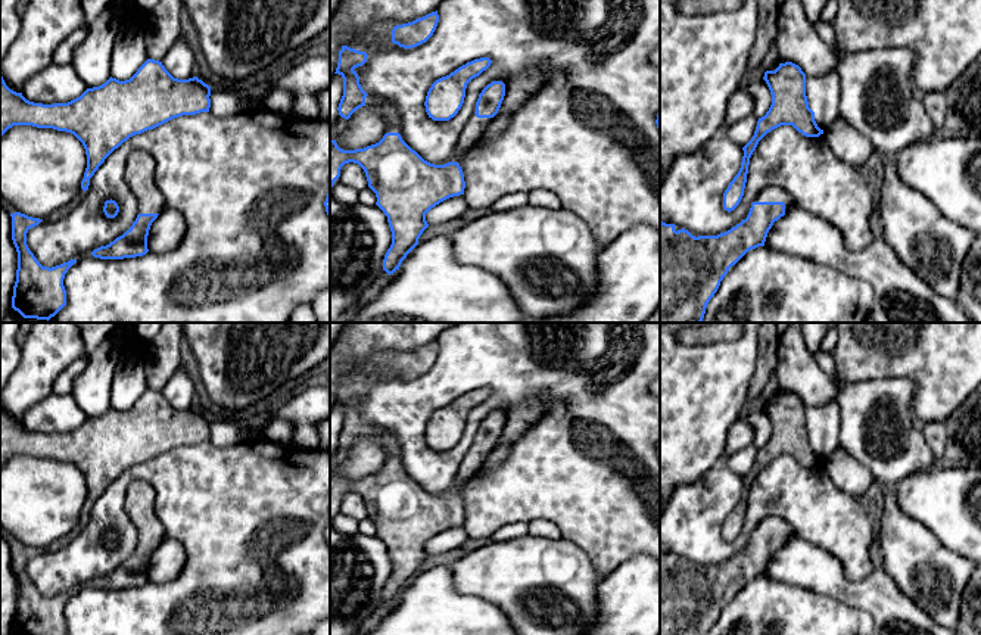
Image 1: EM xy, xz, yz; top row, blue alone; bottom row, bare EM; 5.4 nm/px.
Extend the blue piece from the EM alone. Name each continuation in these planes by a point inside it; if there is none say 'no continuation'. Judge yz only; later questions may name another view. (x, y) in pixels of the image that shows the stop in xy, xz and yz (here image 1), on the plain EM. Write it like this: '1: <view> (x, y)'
1: yz (772, 523)

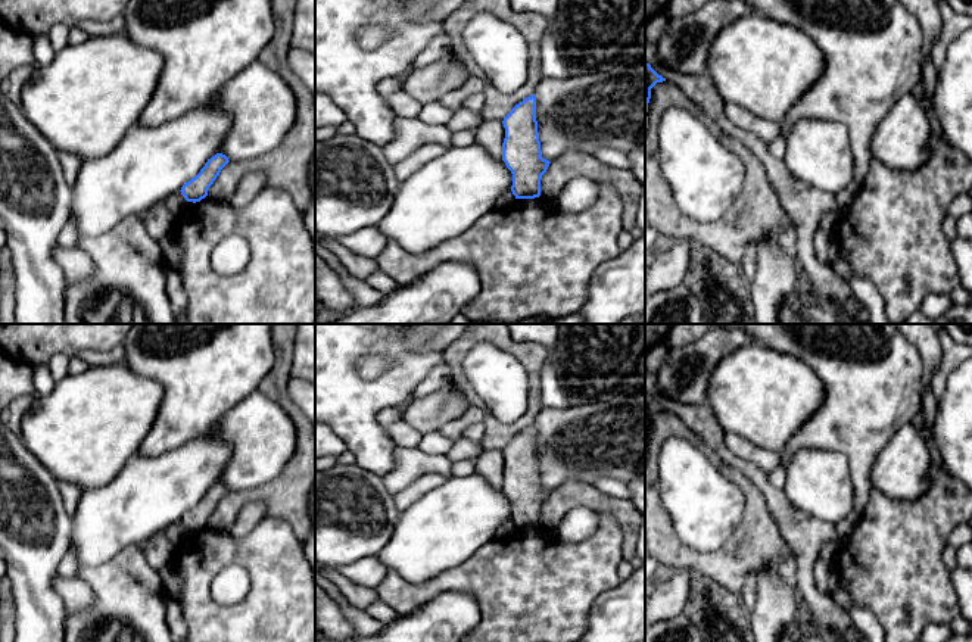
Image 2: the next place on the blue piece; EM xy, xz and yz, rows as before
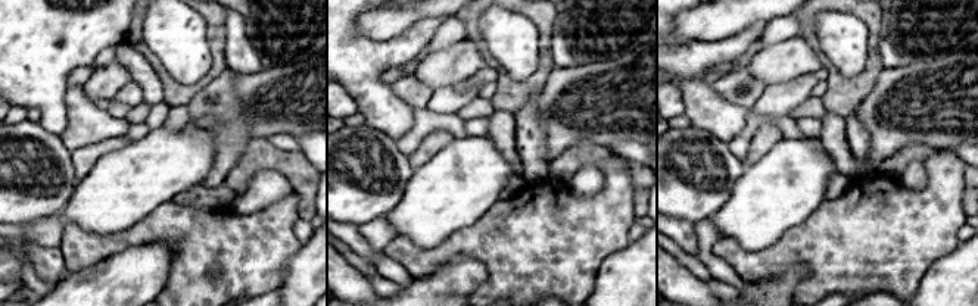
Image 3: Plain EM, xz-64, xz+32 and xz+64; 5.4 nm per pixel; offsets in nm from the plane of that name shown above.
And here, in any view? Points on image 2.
no continuation

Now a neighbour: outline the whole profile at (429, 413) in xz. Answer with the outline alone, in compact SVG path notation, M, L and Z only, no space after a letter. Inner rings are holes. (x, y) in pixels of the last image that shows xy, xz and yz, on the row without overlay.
M451 381L427 396L414 395L404 406L404 421L426 434L462 417L468 406L471 406L468 398L457 383Z

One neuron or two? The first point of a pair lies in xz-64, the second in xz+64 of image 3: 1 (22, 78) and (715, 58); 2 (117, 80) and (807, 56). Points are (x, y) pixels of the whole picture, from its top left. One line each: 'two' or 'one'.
1: one
2: one

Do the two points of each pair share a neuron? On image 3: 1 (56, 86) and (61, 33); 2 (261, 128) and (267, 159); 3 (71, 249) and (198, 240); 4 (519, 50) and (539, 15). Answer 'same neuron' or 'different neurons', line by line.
1: same neuron
2: different neurons
3: same neuron
4: different neurons

